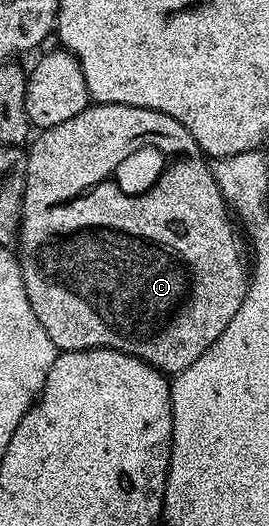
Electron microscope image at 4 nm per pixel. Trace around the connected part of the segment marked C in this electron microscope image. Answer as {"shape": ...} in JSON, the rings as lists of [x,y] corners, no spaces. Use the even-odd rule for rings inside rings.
{"shape":[[[91,104],[84,112],[72,116],[72,120],[56,124],[51,130],[43,130],[33,139],[26,159],[26,187],[22,201],[22,223],[18,225],[16,257],[24,280],[24,292],[28,292],[28,304],[32,304],[36,320],[40,320],[44,332],[48,332],[48,340],[52,340],[59,352],[123,350],[125,354],[144,360],[163,374],[173,376],[188,368],[188,364],[200,360],[200,356],[204,356],[204,352],[216,344],[220,332],[228,328],[232,316],[236,316],[240,304],[244,304],[251,271],[248,269],[247,255],[246,258],[242,255],[244,242],[238,239],[239,227],[222,199],[210,167],[211,163],[184,124],[172,120],[172,116],[164,112],[124,104]]]}

